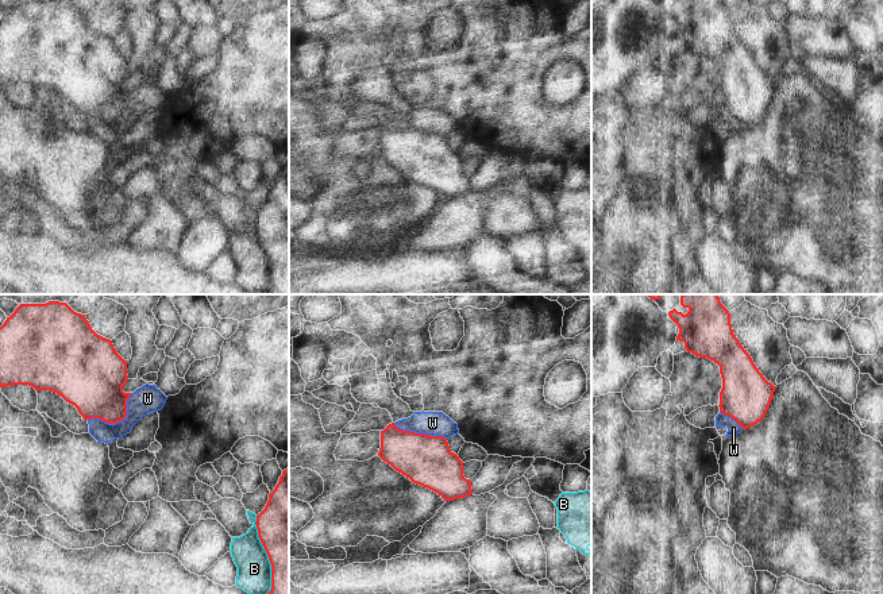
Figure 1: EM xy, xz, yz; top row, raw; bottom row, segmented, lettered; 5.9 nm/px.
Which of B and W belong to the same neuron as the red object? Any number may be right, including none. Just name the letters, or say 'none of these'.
none of these

